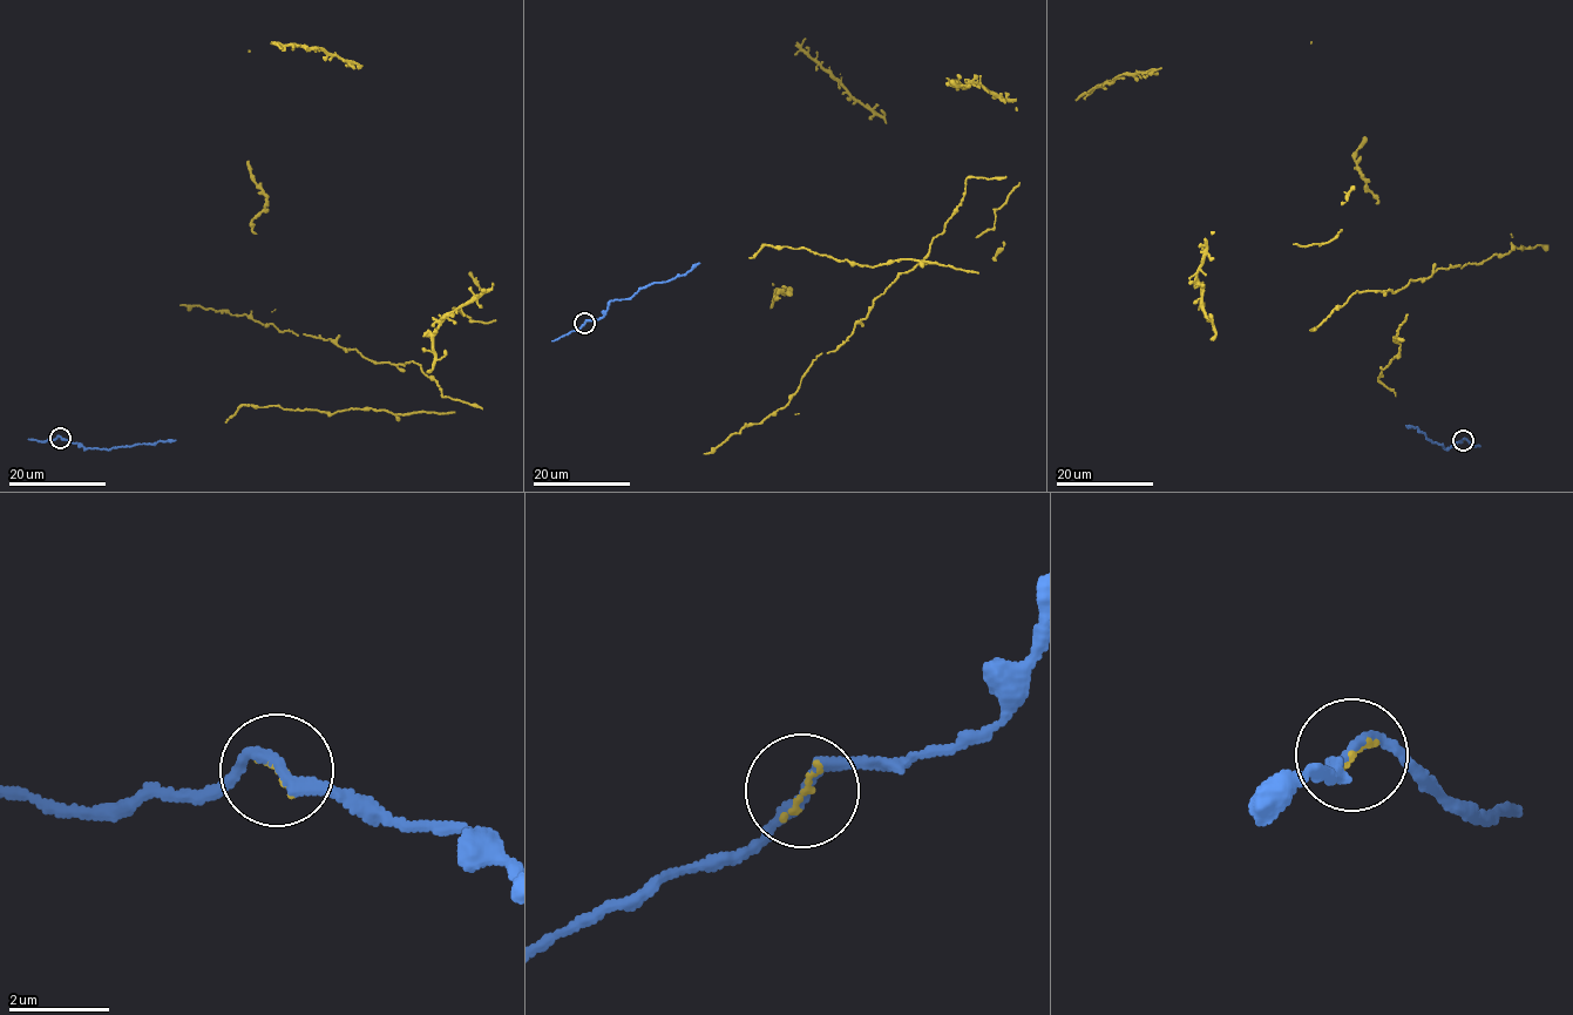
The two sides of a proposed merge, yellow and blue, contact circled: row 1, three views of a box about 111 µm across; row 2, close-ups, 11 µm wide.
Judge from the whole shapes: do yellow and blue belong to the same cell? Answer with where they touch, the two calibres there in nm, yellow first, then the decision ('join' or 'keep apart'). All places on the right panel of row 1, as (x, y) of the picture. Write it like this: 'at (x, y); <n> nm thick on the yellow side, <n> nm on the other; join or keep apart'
at (1463, 440); 90 nm thick on the yellow side, 240 nm on the other; join

